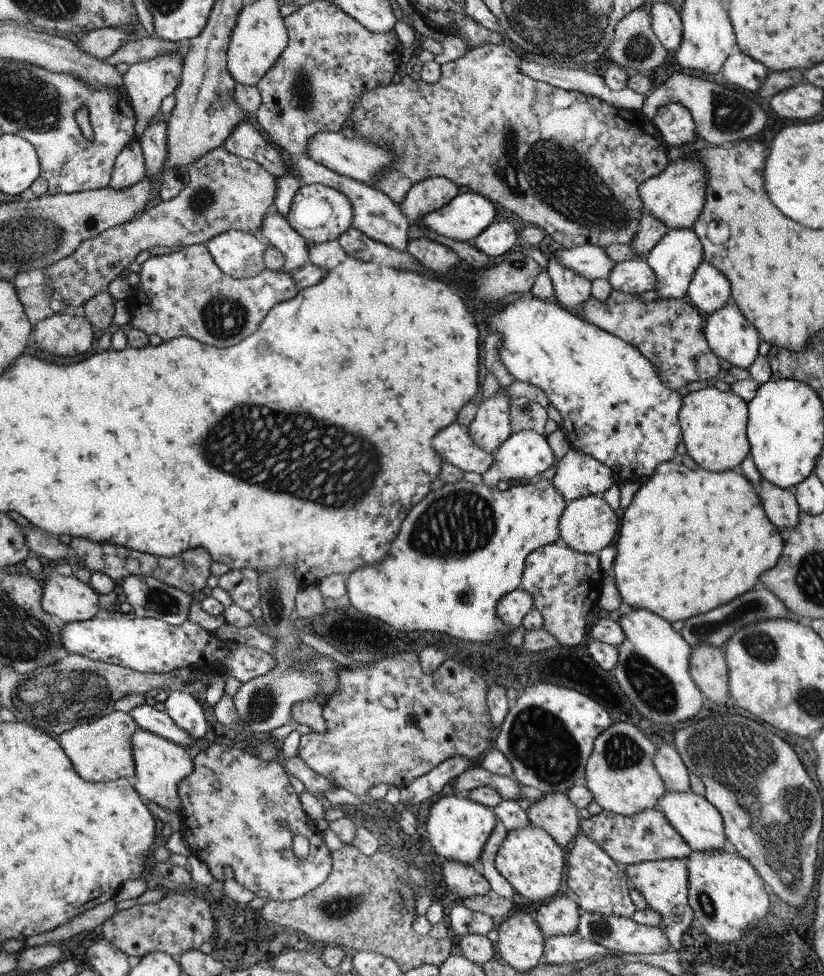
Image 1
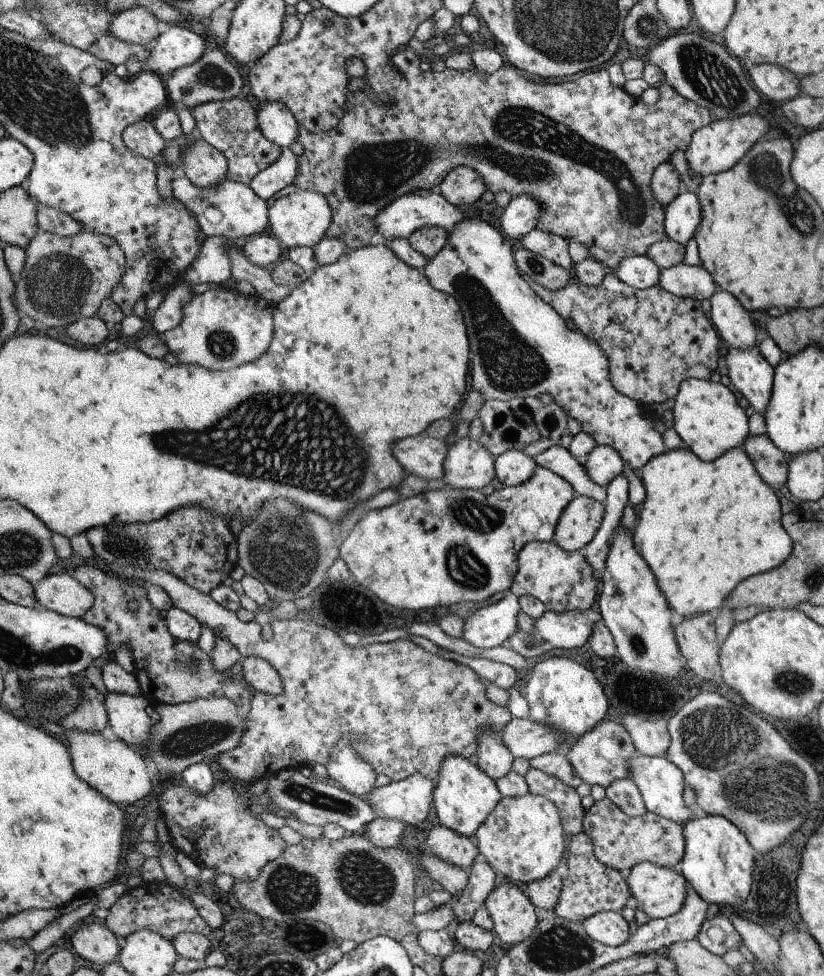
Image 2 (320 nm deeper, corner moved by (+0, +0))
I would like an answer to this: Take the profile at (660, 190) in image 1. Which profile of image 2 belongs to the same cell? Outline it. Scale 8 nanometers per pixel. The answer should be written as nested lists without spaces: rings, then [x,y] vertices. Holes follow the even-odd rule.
[[[756,111],[735,117],[714,119],[691,136],[691,144],[685,152],[689,162],[689,170],[686,174],[690,177],[704,178],[709,174],[716,174],[732,168],[741,158],[746,156],[746,153],[756,142],[770,137],[768,128],[770,128],[770,123]]]

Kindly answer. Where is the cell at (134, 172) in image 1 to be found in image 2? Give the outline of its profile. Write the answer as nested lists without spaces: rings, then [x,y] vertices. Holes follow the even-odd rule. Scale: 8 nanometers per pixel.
[[[145,119],[126,128],[123,140],[132,152],[153,161],[156,156],[160,156],[166,146],[164,136],[157,131],[154,122]]]

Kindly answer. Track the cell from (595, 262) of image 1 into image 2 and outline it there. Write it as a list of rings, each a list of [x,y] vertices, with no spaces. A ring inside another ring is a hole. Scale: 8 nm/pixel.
[[[638,255],[625,259],[614,274],[637,289],[647,289],[659,284],[661,268],[648,256]]]

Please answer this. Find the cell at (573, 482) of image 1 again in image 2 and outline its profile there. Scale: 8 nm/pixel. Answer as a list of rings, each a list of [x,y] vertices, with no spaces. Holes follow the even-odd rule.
[[[596,445],[584,459],[587,475],[600,486],[606,487],[624,470],[624,460],[610,445]]]

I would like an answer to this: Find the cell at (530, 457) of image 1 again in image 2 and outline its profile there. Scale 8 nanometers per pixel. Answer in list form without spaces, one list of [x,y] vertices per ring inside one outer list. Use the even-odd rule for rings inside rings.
[[[512,449],[495,458],[495,475],[504,486],[513,487],[530,479],[537,466],[527,453]]]

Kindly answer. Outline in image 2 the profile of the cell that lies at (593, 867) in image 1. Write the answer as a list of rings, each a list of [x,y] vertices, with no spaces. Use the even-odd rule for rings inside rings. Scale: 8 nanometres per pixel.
[[[582,830],[572,836],[568,846],[568,856],[564,860],[568,866],[568,878],[563,878],[560,896],[553,908],[556,915],[563,919],[583,923],[589,916],[602,911],[618,912],[626,907],[626,902],[631,896],[627,882],[614,870],[602,864],[593,851],[593,842]]]

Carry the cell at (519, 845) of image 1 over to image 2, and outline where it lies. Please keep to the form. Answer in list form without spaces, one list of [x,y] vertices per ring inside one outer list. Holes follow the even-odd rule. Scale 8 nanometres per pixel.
[[[529,790],[525,795],[503,797],[496,804],[494,811],[476,831],[474,841],[477,844],[480,859],[484,860],[500,877],[506,877],[508,882],[528,884],[543,879],[552,874],[552,870],[562,862],[562,850],[566,848],[564,842],[564,828],[559,809],[548,797],[535,795]]]

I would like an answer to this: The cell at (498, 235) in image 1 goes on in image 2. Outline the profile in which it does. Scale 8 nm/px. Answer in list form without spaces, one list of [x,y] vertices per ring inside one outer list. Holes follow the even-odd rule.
[[[518,195],[511,198],[501,216],[501,227],[508,239],[519,240],[527,232],[536,228],[543,216],[543,204],[532,195]]]

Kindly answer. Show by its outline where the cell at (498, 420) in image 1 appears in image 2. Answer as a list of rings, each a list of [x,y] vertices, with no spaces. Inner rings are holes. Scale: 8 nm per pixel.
[[[468,436],[450,444],[443,464],[443,479],[451,489],[472,489],[481,491],[495,476],[495,456],[489,452],[481,440],[471,440]]]

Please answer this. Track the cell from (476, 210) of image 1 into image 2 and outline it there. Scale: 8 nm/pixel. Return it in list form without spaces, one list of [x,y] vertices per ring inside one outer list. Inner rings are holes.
[[[420,189],[399,196],[387,204],[376,216],[375,227],[384,238],[393,241],[399,238],[408,239],[414,231],[418,231],[423,226],[439,226],[450,232],[456,223],[465,218],[466,215],[464,216],[456,205],[446,200],[436,189]]]

